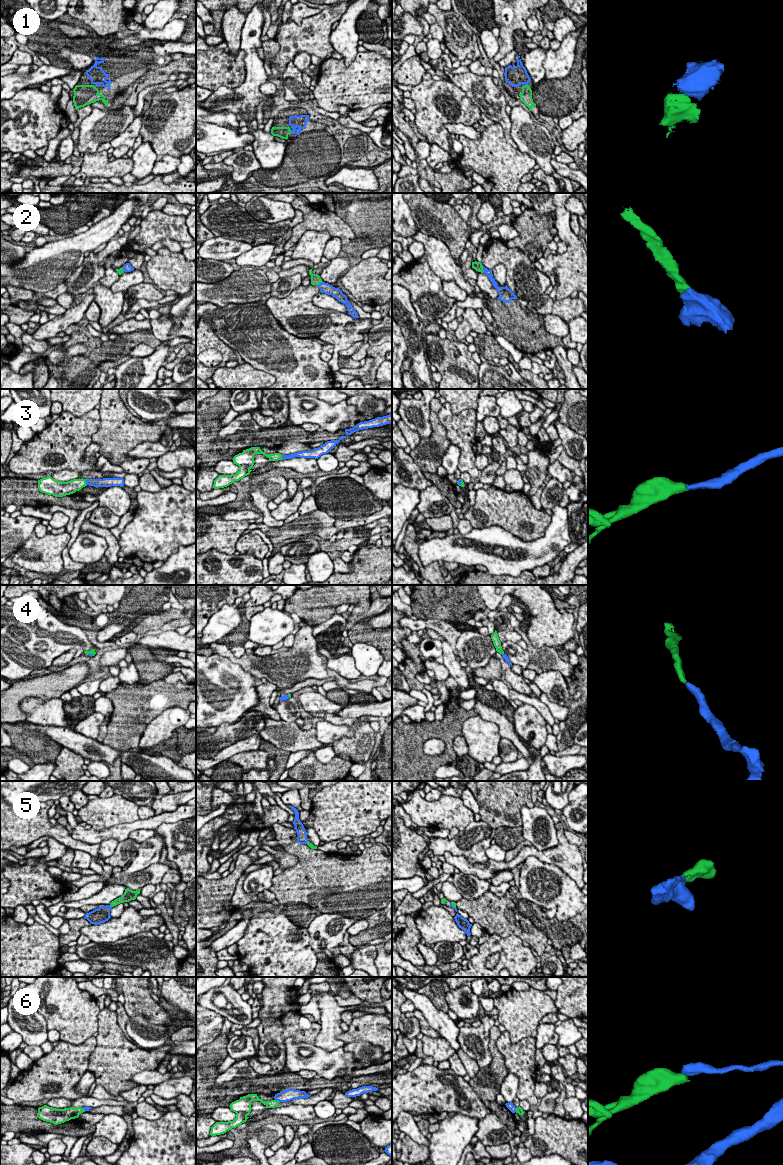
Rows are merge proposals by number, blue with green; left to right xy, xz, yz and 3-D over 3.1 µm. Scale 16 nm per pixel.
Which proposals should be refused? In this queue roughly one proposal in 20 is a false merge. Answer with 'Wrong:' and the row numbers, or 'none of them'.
Wrong: 6

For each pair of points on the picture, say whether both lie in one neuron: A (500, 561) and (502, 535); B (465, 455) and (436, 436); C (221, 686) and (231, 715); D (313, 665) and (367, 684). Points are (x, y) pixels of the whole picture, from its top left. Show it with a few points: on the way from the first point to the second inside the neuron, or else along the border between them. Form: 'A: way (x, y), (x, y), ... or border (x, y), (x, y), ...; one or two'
A: way (515, 561), (529, 555), (517, 547); one
B: border (441, 422), (445, 428), (446, 437), (451, 444); two
C: way (223, 693), (229, 708); one
D: way (326, 672), (334, 674), (344, 683), (354, 685); one

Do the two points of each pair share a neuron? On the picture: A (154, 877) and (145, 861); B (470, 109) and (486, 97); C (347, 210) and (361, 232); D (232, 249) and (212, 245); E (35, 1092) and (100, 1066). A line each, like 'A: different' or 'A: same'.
A: different
B: different
C: same
D: same
E: different

